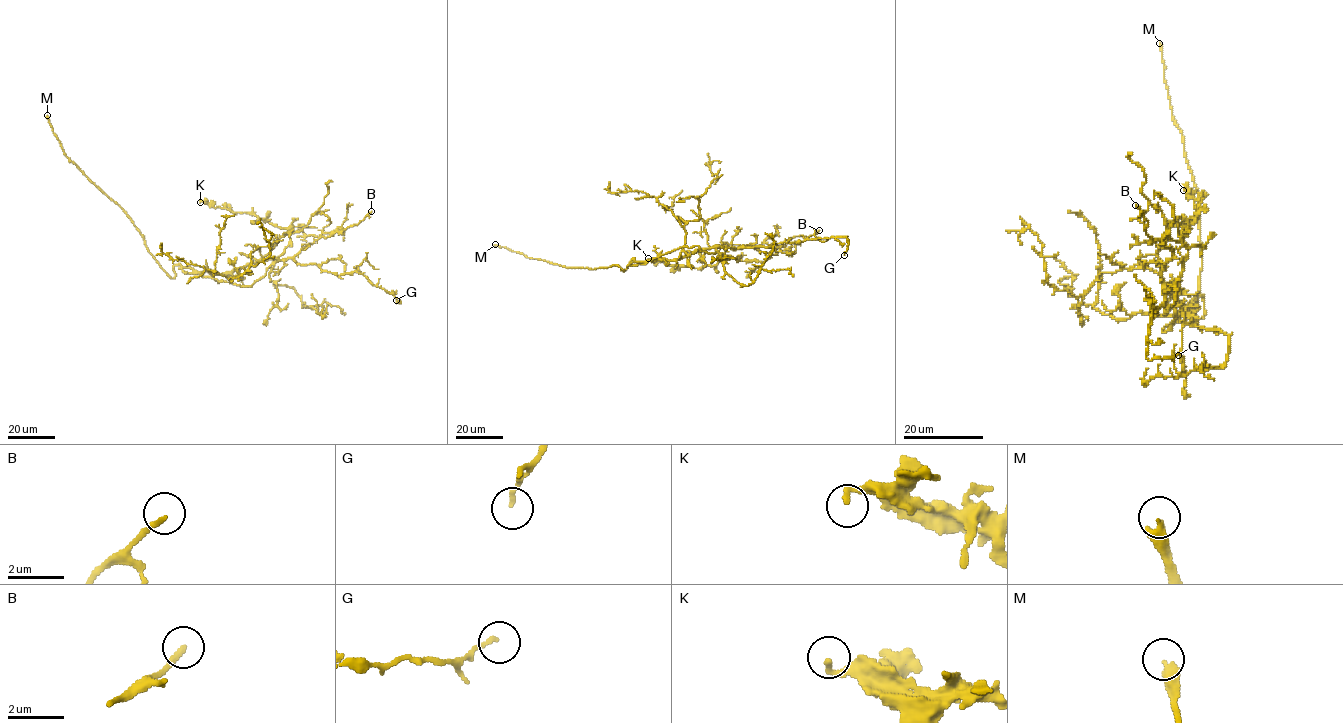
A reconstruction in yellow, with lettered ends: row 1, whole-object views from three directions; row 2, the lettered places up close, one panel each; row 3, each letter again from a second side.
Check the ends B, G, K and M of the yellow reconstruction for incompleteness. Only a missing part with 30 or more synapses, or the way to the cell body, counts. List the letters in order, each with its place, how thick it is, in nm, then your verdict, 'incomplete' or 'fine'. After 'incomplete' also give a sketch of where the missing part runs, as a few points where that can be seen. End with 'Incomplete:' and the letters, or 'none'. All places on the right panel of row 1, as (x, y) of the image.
B: place (1135, 205); calibre 170 nm; fine
G: place (1178, 355); calibre 140 nm; fine
K: place (1183, 190); calibre 200 nm; fine
M: place (1159, 43); calibre 420 nm; incomplete; course (1159, 43), (1157, 26), (1147, 12), (1147, 6)
Incomplete: M

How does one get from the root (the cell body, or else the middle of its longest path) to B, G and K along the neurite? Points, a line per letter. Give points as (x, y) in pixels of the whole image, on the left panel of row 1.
B: (196, 270), (227, 274), (250, 263), (293, 258), (320, 238), (357, 225), (371, 211)
G: (196, 270), (227, 274), (250, 263), (291, 258), (337, 275), (362, 273), (396, 300)
K: (196, 270), (227, 274), (250, 263), (277, 261), (290, 240), (286, 228), (253, 214), (200, 202)

